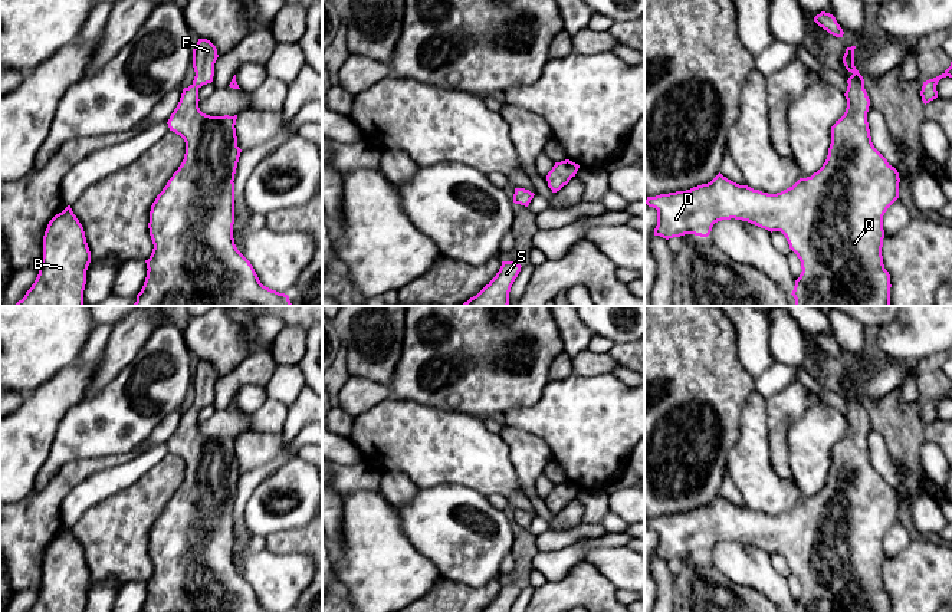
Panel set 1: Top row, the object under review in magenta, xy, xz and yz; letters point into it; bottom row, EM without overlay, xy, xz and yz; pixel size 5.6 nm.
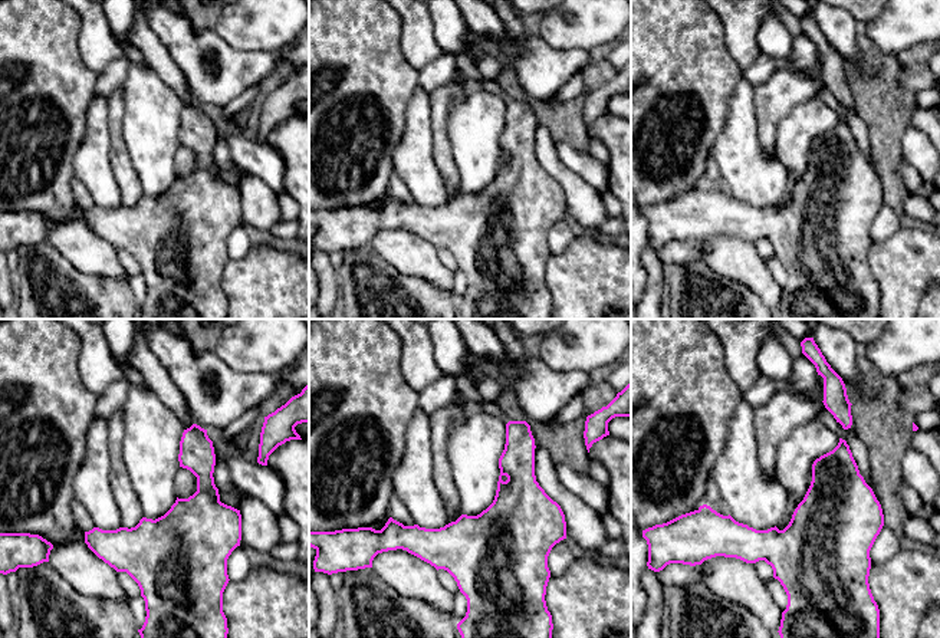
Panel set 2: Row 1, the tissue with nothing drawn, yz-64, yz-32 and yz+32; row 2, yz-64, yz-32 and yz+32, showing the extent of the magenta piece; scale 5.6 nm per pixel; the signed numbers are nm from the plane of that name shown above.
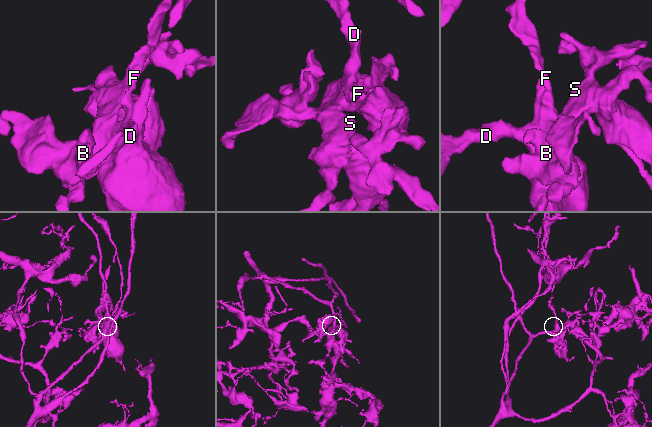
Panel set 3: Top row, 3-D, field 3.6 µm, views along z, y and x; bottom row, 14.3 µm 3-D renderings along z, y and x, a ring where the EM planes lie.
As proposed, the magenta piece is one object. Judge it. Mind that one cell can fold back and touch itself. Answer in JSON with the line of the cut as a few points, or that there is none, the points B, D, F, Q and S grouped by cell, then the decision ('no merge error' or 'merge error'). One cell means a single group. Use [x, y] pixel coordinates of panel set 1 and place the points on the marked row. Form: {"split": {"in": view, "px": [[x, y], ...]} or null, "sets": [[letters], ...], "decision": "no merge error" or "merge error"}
{"split": null, "sets": [["B", "D", "F", "Q", "S"]], "decision": "no merge error"}

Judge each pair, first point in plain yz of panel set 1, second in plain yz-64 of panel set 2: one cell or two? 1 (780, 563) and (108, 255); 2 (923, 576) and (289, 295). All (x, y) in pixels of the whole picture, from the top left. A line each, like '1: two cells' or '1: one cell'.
1: two cells
2: one cell

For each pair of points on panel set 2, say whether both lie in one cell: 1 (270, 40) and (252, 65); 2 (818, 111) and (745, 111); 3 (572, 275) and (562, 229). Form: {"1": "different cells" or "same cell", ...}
{"1": "different cells", "2": "different cells", "3": "different cells"}

